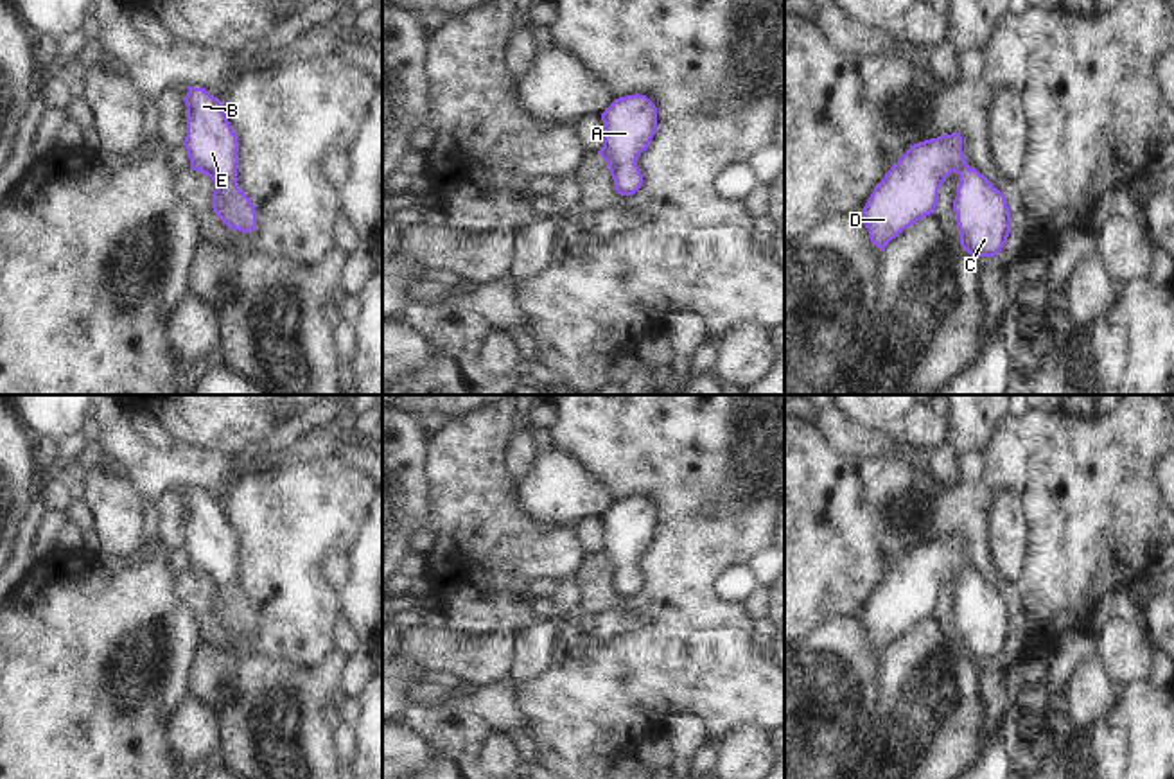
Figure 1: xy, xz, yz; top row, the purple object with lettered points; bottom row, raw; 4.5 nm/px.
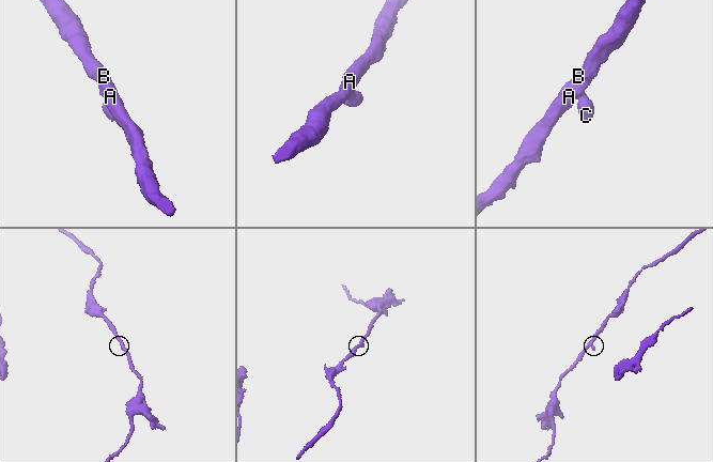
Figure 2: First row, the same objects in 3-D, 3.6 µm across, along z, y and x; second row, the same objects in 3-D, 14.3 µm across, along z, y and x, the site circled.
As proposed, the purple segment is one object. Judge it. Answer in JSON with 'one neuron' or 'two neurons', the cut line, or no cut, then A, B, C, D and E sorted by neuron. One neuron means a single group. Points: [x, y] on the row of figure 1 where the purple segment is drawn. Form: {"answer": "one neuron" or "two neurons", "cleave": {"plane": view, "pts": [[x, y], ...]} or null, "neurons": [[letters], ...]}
{"answer": "one neuron", "cleave": null, "neurons": [["A", "B", "C", "D", "E"]]}

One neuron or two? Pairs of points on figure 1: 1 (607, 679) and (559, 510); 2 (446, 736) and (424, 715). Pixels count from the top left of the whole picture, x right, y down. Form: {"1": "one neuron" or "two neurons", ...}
{"1": "two neurons", "2": "one neuron"}

